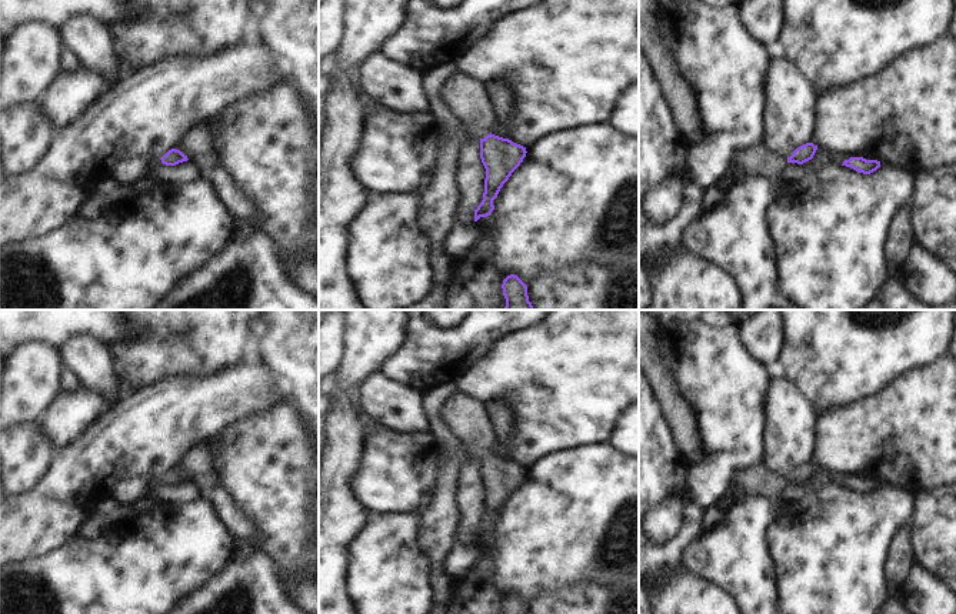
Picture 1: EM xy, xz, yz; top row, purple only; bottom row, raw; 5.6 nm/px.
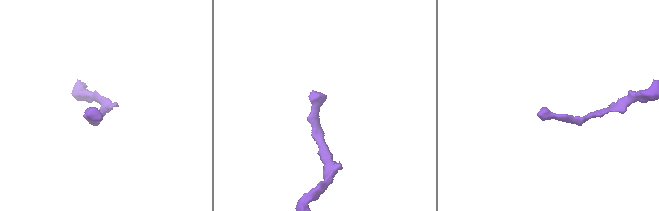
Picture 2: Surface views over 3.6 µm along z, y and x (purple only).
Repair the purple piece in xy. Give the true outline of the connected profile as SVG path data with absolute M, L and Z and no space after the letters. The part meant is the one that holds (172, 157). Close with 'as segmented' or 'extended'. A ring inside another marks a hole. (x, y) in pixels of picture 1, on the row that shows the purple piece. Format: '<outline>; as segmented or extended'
M171 149L160 160L166 166L176 166L179 163L187 161L189 158L180 150Z; as segmented

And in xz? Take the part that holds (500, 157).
M456 70L442 86L440 96L452 113L480 137L480 158L486 168L483 200L474 210L474 221L494 210L493 200L526 157L526 147L494 136L493 104L484 86Z; extended

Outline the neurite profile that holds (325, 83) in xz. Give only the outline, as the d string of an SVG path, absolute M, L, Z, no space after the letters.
M319 74L319 136L323 131L323 126L326 123L323 109L326 96L333 90L333 83L329 76L320 76Z

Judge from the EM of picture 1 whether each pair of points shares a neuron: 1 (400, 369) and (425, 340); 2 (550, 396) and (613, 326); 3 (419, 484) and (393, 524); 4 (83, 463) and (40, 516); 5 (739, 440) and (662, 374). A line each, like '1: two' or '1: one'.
1: one
2: one
3: two
4: one
5: two

